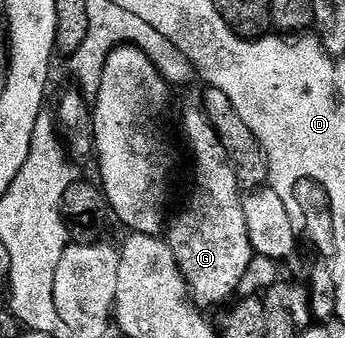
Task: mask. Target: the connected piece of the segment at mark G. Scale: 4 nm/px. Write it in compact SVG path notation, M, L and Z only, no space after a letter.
M204 108L183 110L181 129L185 132L185 141L189 144L190 155L193 156L193 194L185 205L185 213L168 222L167 244L175 255L179 271L189 287L189 297L201 307L221 305L236 289L242 288L243 275L249 270L255 256L247 231L247 215L243 215L242 187L235 179L235 171L231 167L227 151Z

